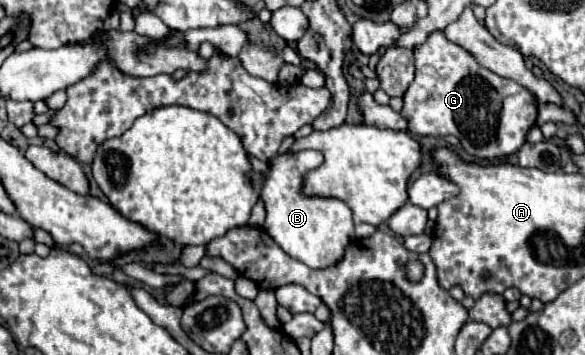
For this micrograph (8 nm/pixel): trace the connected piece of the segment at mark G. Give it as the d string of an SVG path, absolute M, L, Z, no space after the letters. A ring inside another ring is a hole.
M433 31L429 39L415 49L415 79L403 95L401 117L407 121L409 133L429 137L455 135L469 155L477 159L499 159L513 155L525 143L525 133L537 119L537 101L519 83L481 67L463 47L451 43L443 31Z

